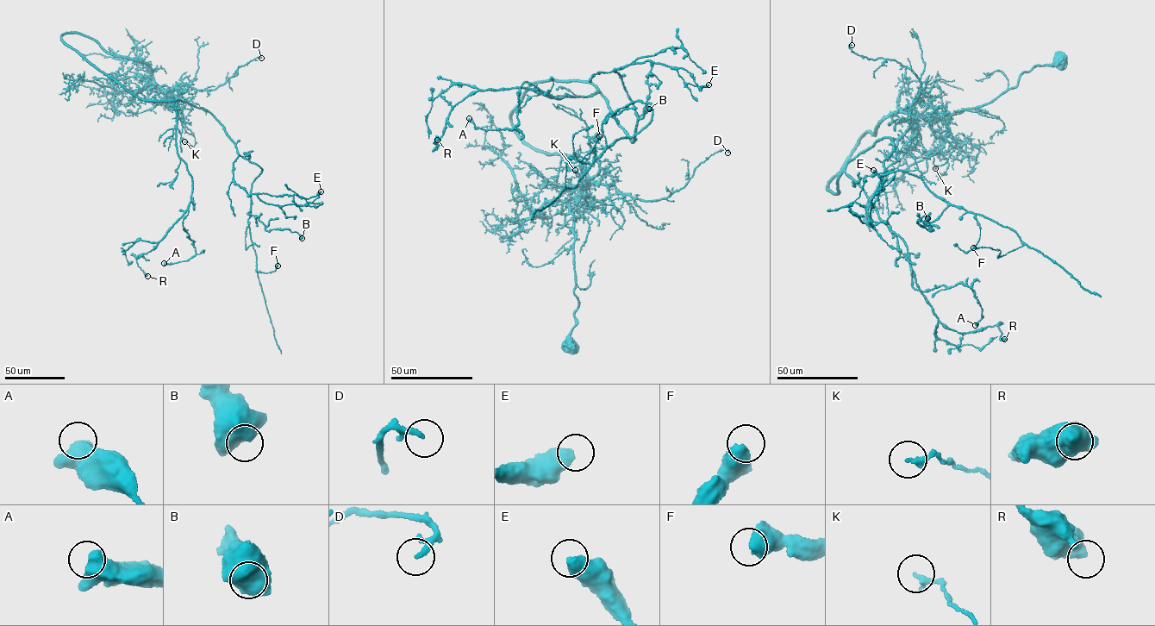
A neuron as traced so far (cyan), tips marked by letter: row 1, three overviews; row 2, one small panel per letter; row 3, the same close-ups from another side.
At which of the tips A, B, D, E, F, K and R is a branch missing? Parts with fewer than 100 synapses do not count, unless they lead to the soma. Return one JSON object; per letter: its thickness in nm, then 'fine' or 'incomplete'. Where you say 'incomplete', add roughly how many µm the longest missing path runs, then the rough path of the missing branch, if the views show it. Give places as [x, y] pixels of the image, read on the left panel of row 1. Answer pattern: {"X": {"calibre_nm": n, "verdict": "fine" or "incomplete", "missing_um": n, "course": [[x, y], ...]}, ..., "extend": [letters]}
{"A": {"calibre_nm": 650, "verdict": "fine"}, "B": {"calibre_nm": 800, "verdict": "fine"}, "D": {"calibre_nm": 140, "verdict": "fine"}, "E": {"calibre_nm": 550, "verdict": "fine"}, "F": {"calibre_nm": 550, "verdict": "fine"}, "K": {"calibre_nm": 200, "verdict": "fine"}, "R": {"calibre_nm": 600, "verdict": "fine"}, "extend": []}

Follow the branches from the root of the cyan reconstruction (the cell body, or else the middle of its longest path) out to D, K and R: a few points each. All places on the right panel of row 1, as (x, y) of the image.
D: (1060, 61), (1022, 73), (987, 103), (915, 122), (909, 107), (920, 84), (914, 72), (858, 54), (852, 45)
K: (1060, 61), (1022, 73), (1015, 86), (987, 103), (939, 119), (933, 111), (945, 122), (953, 149), (935, 168)
R: (1060, 61), (942, 118), (883, 117), (826, 186), (857, 182), (945, 326), (1004, 339)

